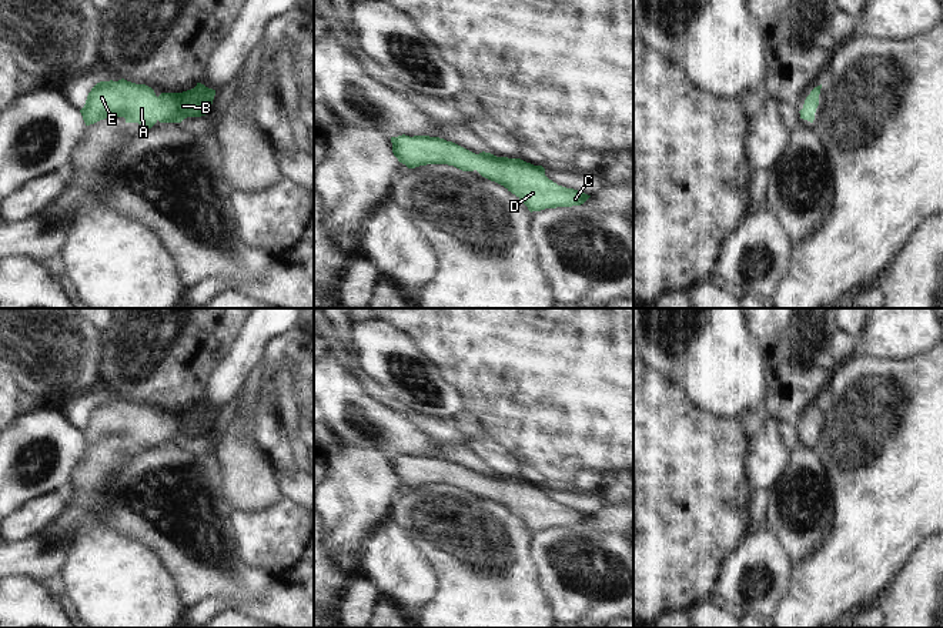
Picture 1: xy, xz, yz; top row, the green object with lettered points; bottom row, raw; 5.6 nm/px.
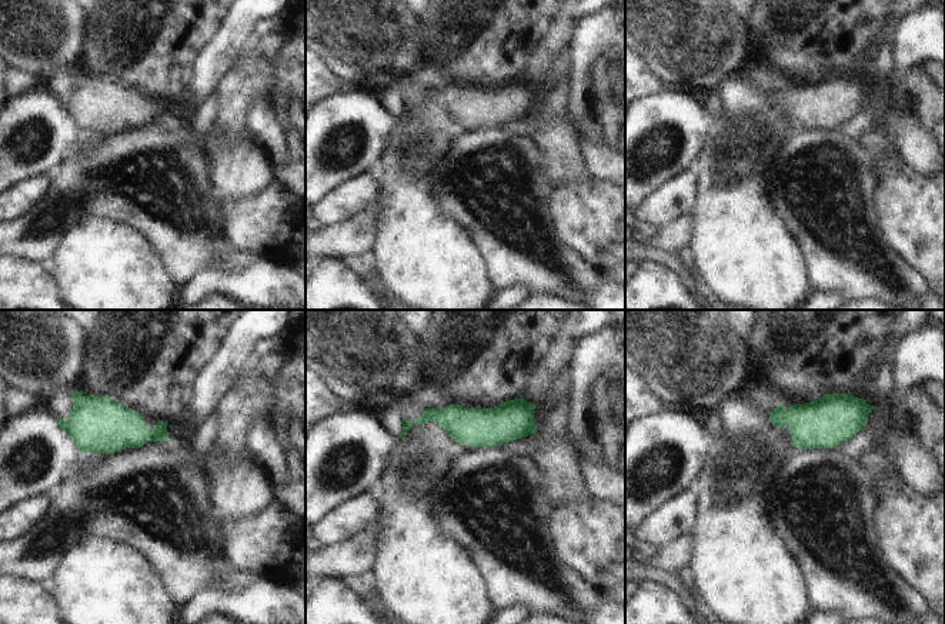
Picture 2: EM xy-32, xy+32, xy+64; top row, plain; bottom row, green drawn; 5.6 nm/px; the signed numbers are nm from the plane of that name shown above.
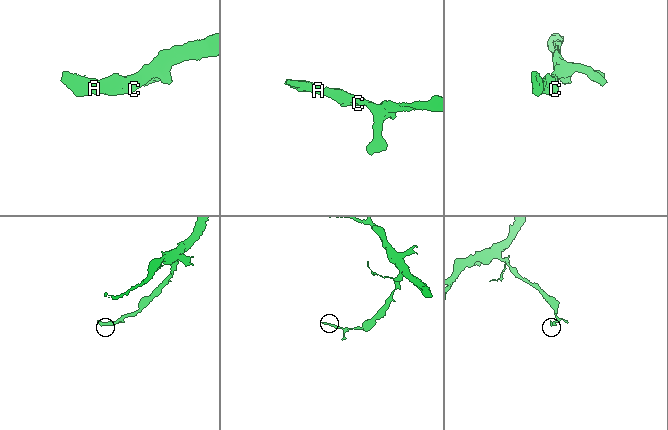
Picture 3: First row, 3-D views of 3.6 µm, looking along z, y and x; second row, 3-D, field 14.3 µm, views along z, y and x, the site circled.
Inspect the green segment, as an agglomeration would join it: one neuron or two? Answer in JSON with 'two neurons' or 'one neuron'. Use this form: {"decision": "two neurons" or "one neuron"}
{"decision": "one neuron"}

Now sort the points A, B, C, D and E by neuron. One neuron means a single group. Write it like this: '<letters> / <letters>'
A B C D E

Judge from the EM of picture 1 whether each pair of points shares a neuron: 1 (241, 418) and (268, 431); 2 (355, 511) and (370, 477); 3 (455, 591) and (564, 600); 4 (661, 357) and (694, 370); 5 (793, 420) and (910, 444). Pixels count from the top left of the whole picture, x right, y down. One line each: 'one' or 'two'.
1: two
2: one
3: two
4: one
5: two

